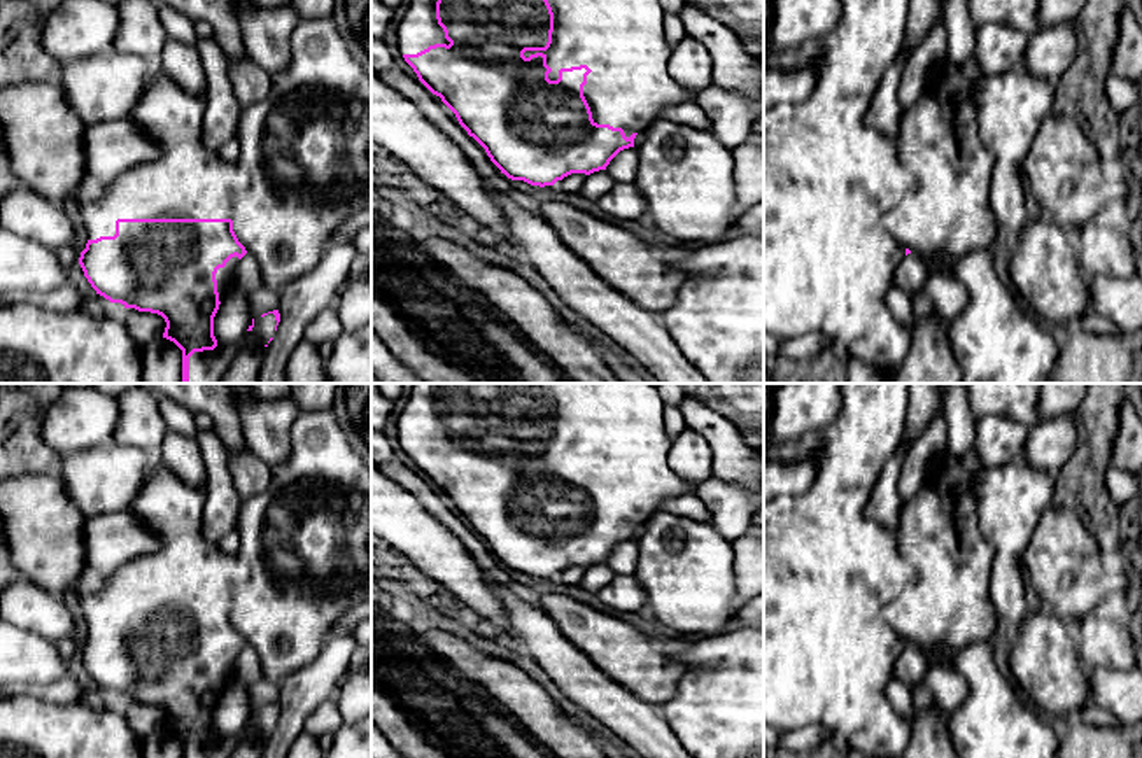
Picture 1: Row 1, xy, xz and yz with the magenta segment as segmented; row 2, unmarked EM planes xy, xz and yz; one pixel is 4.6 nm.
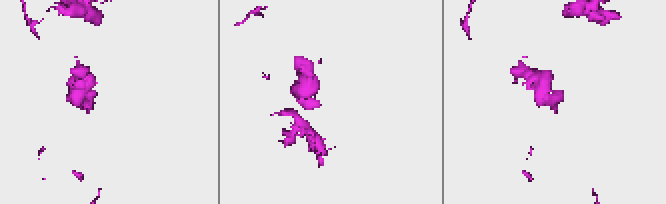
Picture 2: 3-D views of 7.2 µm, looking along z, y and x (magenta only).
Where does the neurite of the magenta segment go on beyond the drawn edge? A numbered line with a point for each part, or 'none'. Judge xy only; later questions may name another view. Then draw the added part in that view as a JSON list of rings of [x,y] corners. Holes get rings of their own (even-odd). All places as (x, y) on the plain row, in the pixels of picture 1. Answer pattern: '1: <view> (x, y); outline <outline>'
1: xy (188, 573); outline [[[158,460],[130,511],[159,539],[156,551],[117,567],[95,592],[79,592],[88,632],[116,627],[117,611],[231,611],[249,583],[249,565],[201,534],[207,488],[186,485]]]

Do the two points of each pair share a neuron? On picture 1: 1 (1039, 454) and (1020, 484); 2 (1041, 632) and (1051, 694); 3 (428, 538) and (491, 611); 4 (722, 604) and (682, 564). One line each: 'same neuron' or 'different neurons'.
1: different neurons
2: same neuron
3: same neuron
4: same neuron

